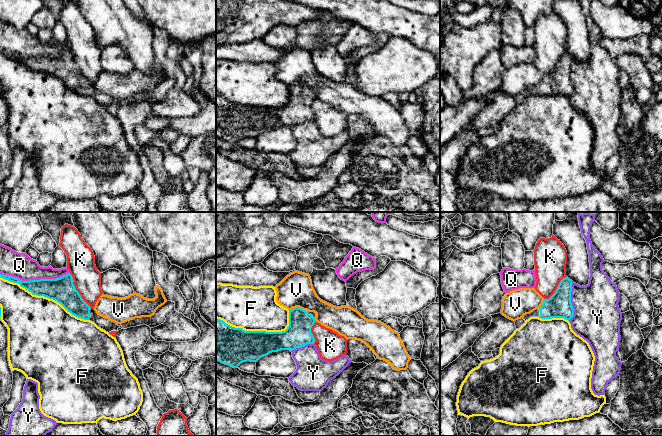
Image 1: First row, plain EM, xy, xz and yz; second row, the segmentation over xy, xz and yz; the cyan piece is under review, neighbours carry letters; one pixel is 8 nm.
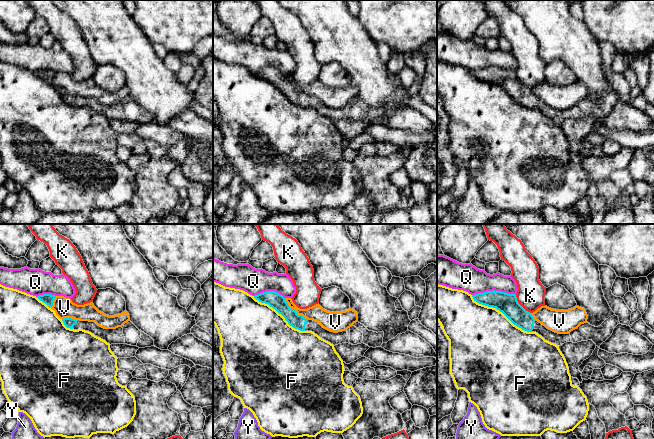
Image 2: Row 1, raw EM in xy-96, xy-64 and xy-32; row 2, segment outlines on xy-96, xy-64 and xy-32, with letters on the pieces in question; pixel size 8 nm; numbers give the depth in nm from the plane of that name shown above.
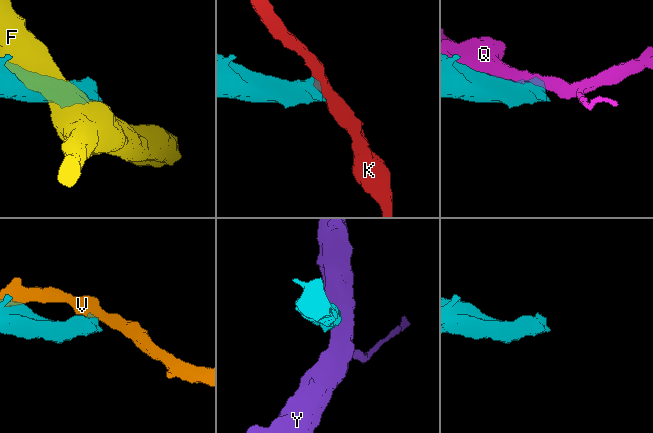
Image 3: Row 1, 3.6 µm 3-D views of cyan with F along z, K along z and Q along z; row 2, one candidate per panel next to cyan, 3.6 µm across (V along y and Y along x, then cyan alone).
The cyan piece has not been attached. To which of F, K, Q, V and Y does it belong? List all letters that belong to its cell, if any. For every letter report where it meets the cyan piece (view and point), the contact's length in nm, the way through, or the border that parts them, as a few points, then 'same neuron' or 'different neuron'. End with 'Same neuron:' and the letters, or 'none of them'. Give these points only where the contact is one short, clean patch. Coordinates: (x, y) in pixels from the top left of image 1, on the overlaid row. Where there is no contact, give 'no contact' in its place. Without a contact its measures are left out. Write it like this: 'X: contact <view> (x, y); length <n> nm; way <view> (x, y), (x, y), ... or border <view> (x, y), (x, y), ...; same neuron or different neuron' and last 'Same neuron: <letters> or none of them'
F: contact xy (44, 296); length 800 nm; different neuron
K: contact xy (77, 291); length 340 nm; border xy (69, 273), (73, 279), (75, 289), (91, 308); different neuron
Q: contact xy (34, 280); length 550 nm; different neuron
V: contact xz (296, 307); length 130 nm; different neuron
Y: contact yz (570, 300); length 320 nm; border yz (571, 280), (573, 315), (568, 320); different neuron
Same neuron: none of them

